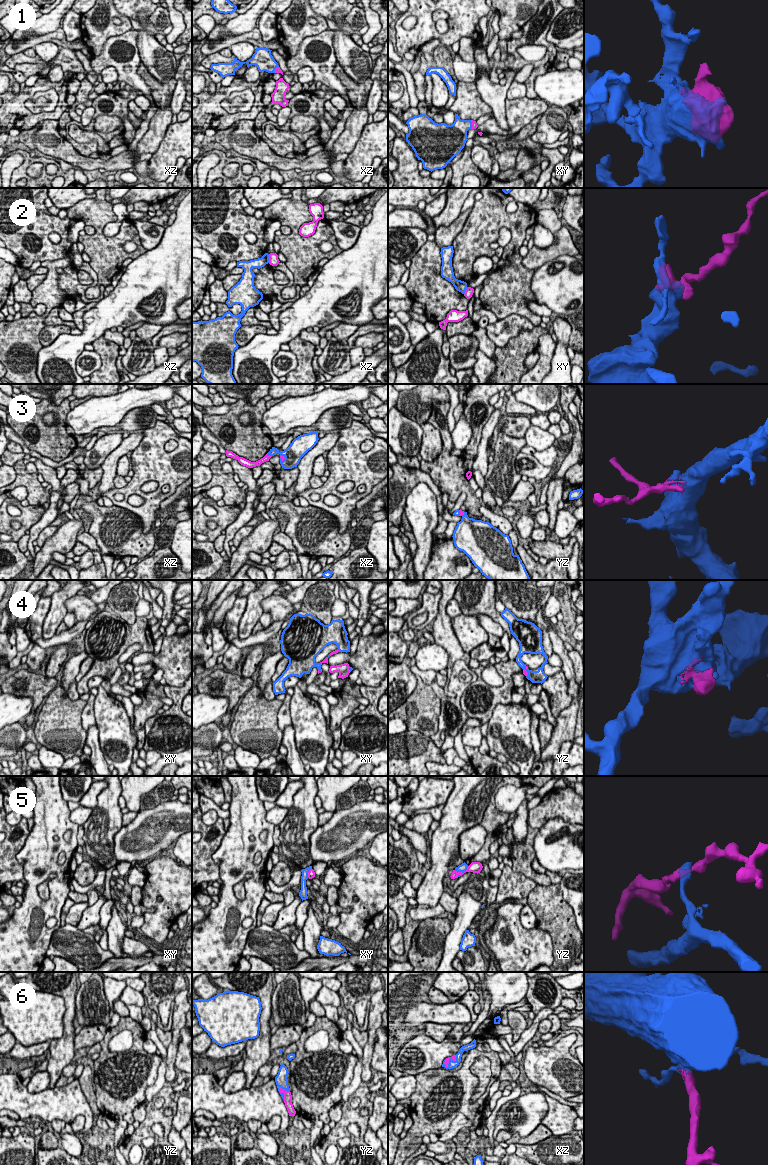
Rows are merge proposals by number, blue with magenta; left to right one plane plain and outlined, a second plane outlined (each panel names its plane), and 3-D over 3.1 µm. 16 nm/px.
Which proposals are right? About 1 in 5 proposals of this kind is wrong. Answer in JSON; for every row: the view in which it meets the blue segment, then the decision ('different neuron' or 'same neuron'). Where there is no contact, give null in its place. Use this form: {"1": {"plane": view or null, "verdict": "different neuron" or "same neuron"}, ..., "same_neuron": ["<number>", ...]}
{"1": {"plane": "xy", "verdict": "same neuron"}, "2": {"plane": "xz", "verdict": "different neuron"}, "3": {"plane": "xz", "verdict": "same neuron"}, "4": {"plane": "yz", "verdict": "same neuron"}, "5": {"plane": "yz", "verdict": "different neuron"}, "6": {"plane": "xz", "verdict": "same neuron"}, "same_neuron": ["1", "3", "4", "6"]}

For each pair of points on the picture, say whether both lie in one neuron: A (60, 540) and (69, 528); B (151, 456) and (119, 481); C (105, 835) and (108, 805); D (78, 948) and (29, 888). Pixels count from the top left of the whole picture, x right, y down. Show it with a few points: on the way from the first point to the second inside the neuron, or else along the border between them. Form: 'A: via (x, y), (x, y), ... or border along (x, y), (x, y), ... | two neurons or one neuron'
A: via (63, 537), (68, 531) | one neuron
B: border along (128, 482), (122, 487), (115, 488) | two neurons
C: via (105, 828), (107, 812) | one neuron
D: border along (60, 926), (52, 934), (48, 947) | two neurons

